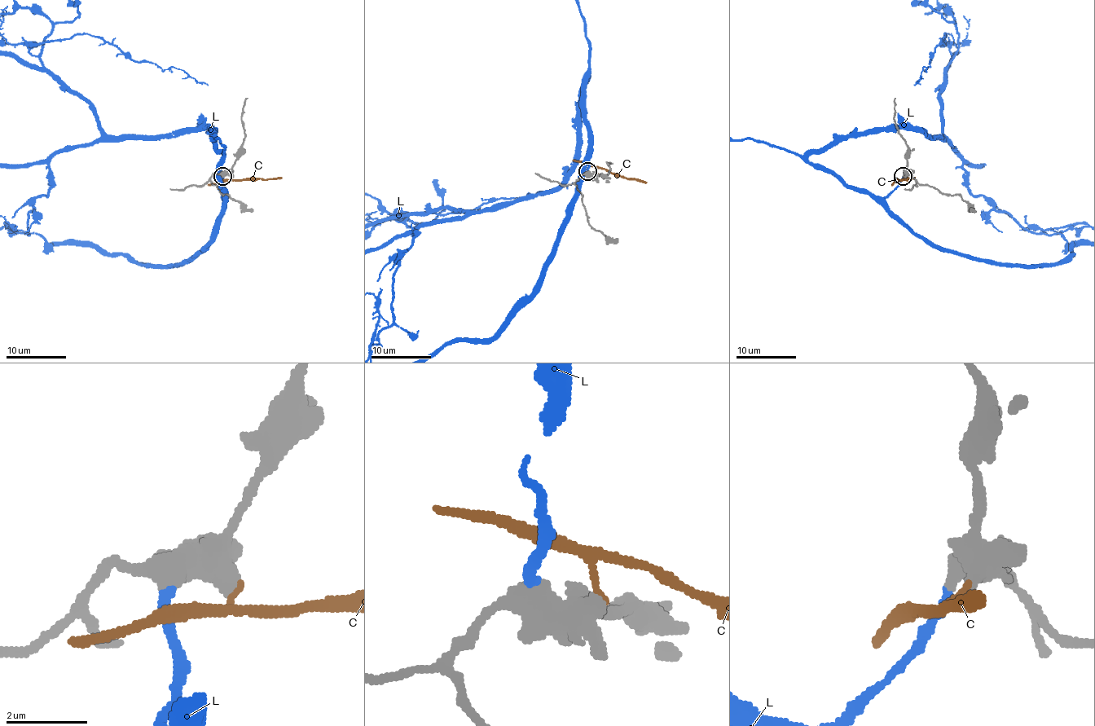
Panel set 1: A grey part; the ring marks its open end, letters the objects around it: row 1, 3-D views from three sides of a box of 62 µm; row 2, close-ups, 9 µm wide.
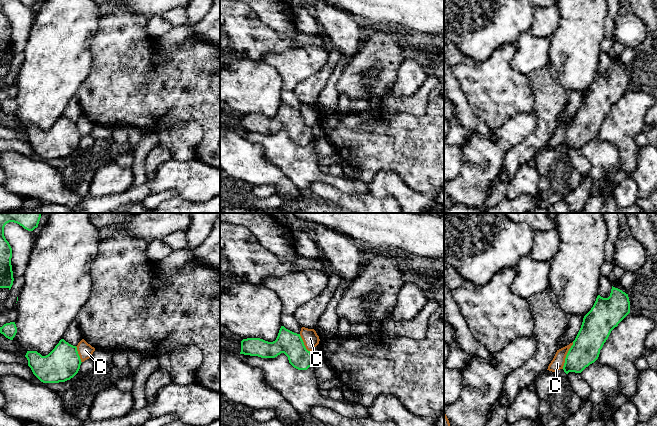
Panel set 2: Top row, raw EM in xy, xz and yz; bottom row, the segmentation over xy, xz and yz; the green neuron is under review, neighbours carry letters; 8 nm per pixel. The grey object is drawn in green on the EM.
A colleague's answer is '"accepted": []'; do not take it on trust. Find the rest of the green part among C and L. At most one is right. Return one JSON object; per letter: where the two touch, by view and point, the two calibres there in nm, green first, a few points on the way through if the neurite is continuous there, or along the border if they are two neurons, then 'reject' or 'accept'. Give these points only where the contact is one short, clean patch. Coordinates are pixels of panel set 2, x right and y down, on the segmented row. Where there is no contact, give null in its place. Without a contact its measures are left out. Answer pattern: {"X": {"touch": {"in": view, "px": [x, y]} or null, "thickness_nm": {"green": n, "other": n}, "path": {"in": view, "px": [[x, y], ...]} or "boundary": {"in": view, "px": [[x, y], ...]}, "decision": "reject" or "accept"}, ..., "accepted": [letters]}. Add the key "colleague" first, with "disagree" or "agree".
{"colleague": "disagree", "C": {"touch": {"in": "yz", "px": [566, 355]}, "thickness_nm": {"green": 220, "other": 100}, "decision": "reject"}, "L": {"touch": null, "decision": "accept"}, "accepted": ["L"]}

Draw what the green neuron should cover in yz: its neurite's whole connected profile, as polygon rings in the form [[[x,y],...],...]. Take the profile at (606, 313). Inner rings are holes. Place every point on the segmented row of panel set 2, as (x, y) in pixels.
[[[612,286],[610,296],[597,296],[591,310],[584,316],[581,328],[569,349],[563,370],[581,373],[594,363],[611,331],[630,313],[628,294]]]

